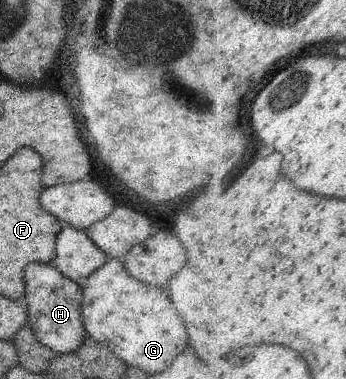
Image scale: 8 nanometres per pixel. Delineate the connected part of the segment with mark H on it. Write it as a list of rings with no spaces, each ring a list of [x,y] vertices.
[[[31,262],[23,270],[23,277],[26,285],[24,297],[29,310],[28,325],[36,338],[60,355],[76,352],[87,339],[82,316],[82,287],[51,264]]]

